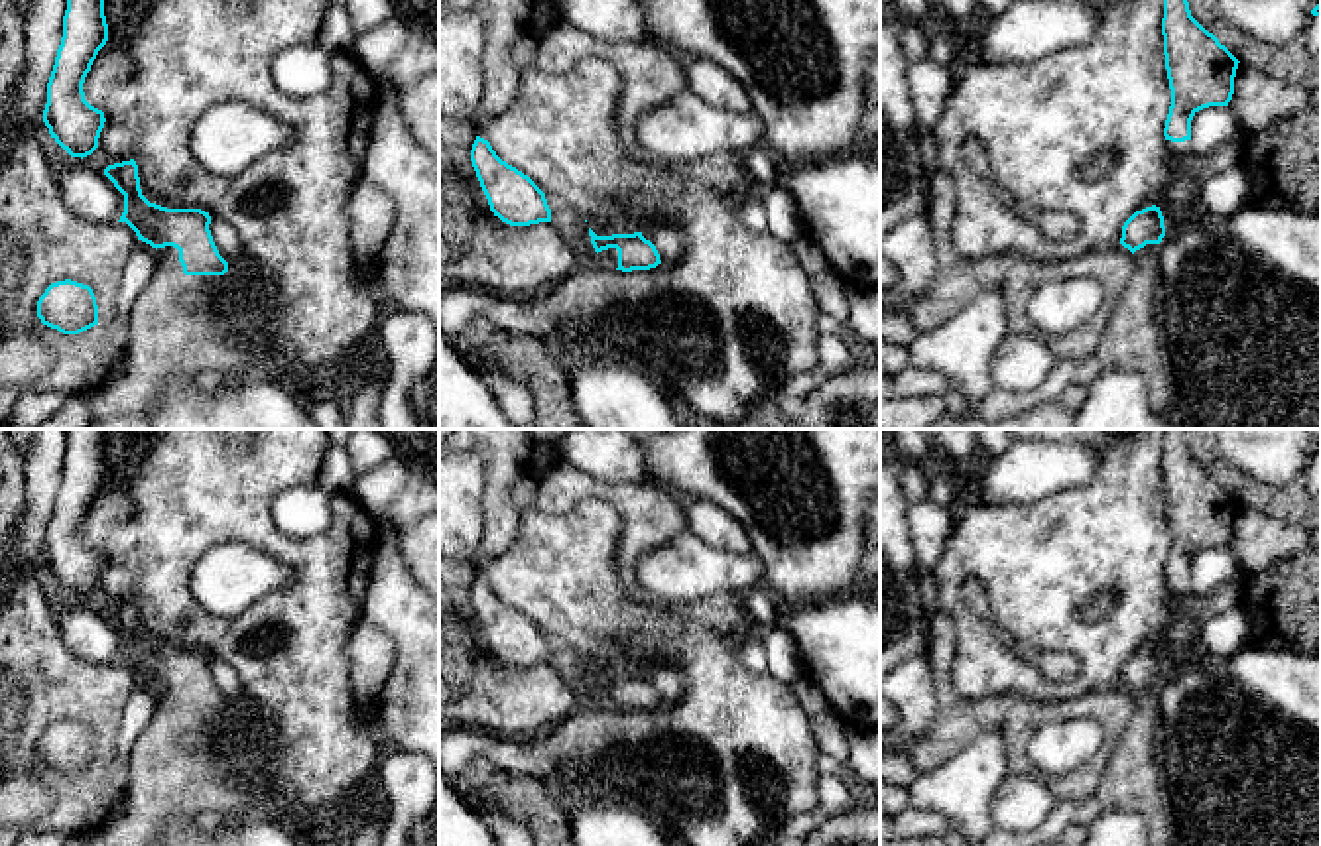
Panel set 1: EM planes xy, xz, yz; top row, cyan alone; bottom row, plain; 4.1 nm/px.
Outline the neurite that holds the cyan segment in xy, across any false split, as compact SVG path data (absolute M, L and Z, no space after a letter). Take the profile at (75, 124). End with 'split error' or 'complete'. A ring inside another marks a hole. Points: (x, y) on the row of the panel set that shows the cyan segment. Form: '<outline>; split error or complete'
M67 0L43 122L71 157L91 155L106 122L104 112L91 106L83 92L85 77L106 41L104 0Z; complete

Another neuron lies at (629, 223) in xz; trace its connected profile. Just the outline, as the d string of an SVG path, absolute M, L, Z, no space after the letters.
M628 211L626 214L618 214L614 218L589 218L587 226L597 236L612 236L612 234L634 234L648 230L646 220L638 211Z

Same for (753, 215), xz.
M750 193L738 207L738 222L754 232L768 232L766 205L758 193Z

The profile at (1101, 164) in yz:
M1101 151L1093 155L1089 163L1081 165L1077 173L1083 179L1101 179L1112 169L1112 165L1114 165L1114 155L1108 151Z

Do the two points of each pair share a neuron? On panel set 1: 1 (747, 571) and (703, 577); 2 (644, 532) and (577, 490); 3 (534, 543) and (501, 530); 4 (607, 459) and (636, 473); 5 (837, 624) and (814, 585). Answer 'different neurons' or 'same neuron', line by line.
1: same neuron
2: same neuron
3: different neurons
4: same neuron
5: different neurons

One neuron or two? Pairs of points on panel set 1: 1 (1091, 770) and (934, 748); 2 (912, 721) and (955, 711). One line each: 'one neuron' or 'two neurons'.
1: one neuron
2: two neurons

